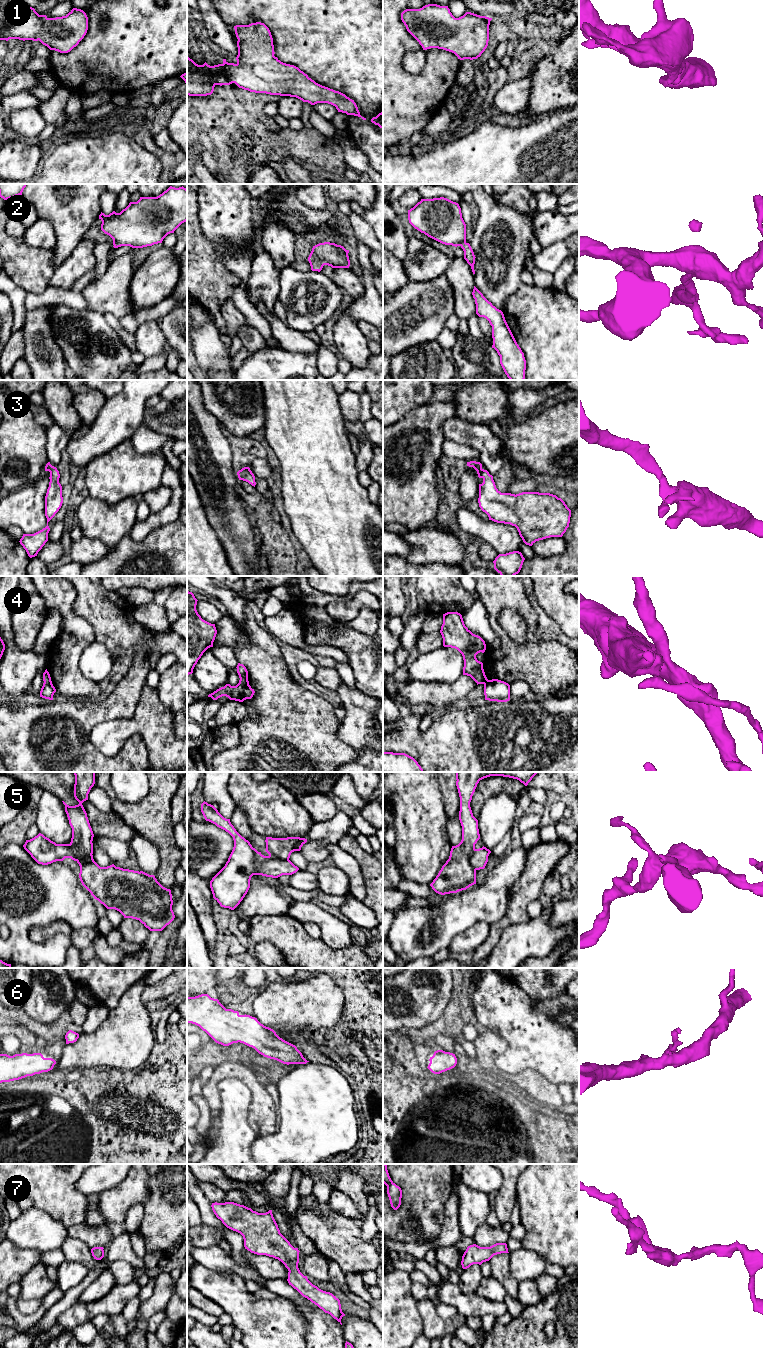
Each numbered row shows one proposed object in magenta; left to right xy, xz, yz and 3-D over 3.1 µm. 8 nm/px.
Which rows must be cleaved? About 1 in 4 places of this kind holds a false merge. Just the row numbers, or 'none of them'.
4, 5

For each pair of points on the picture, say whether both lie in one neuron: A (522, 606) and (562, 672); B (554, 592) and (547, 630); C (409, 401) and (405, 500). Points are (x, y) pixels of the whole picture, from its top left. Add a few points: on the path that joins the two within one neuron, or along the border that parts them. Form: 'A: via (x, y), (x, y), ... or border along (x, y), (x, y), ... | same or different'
A: via (532, 623), (531, 642), (545, 656) | same
B: border along (536, 596), (540, 606), (565, 633) | different
C: border along (427, 403), (410, 410), (393, 424) | different

